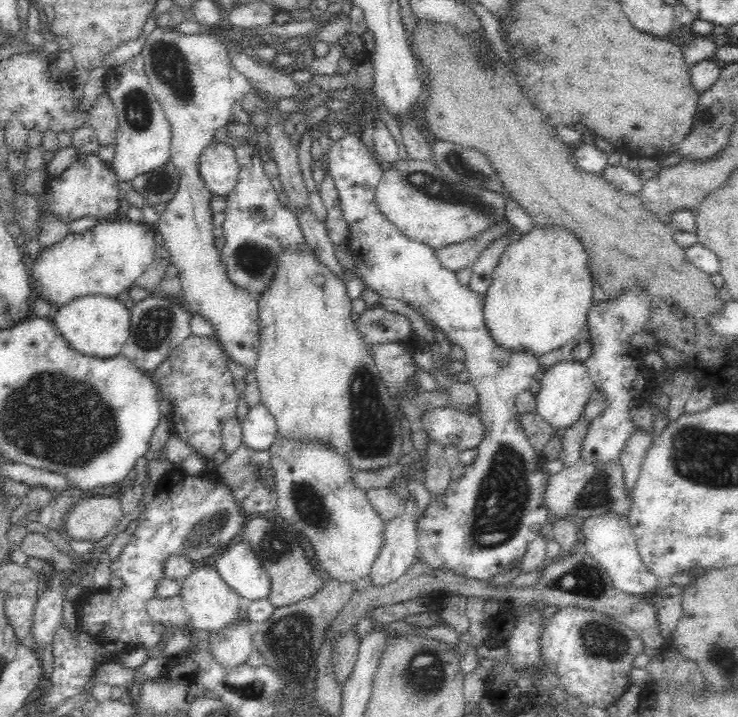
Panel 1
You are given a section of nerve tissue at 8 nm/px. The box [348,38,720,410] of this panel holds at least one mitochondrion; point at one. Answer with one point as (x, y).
(436, 188)

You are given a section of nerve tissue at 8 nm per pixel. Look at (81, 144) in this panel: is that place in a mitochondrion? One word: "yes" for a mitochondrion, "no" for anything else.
no

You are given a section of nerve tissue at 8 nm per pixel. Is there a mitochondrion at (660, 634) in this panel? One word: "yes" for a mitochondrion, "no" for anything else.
no

